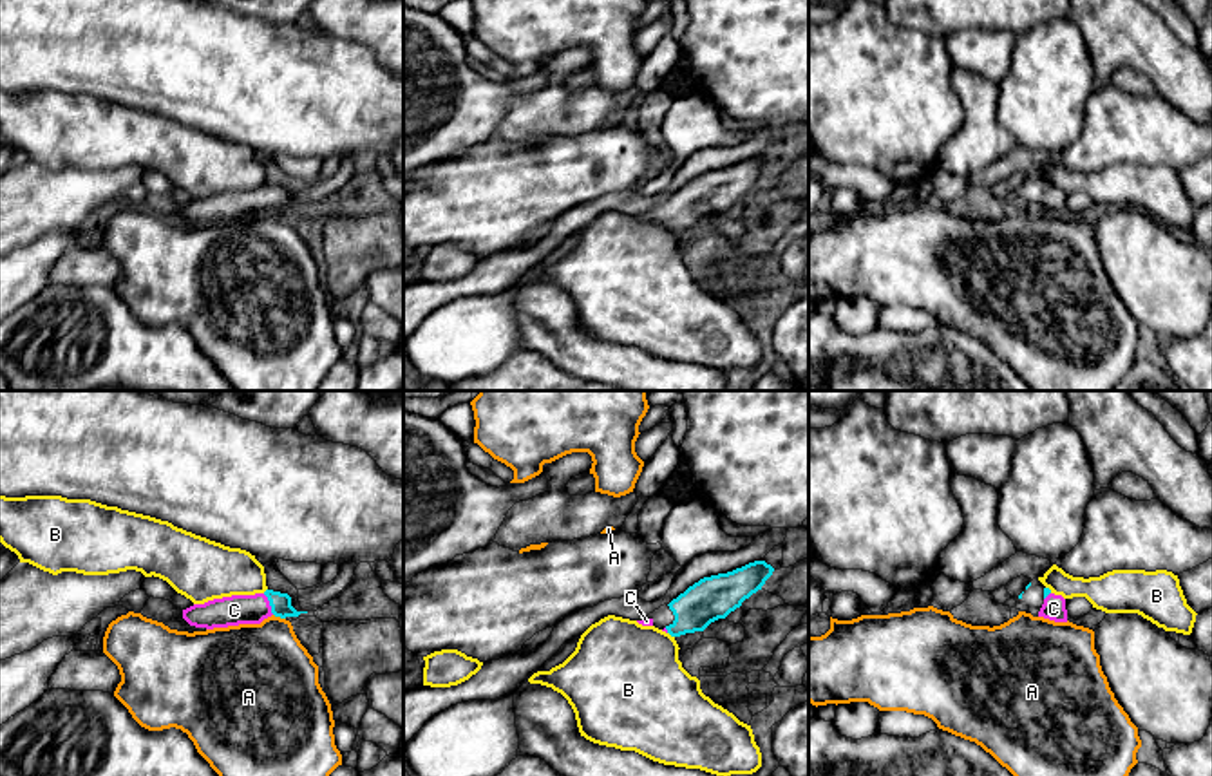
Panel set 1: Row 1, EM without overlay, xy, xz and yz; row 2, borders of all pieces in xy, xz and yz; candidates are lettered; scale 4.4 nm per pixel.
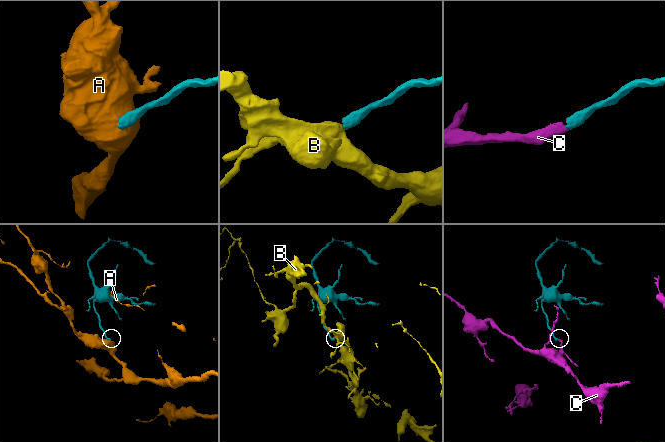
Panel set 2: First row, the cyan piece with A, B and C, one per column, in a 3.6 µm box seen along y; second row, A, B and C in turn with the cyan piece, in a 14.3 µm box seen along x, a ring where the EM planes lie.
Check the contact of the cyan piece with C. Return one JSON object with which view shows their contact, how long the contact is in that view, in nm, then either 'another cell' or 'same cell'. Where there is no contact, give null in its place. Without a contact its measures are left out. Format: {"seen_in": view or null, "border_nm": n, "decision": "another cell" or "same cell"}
{"seen_in": "xy", "border_nm": 110, "decision": "same cell"}

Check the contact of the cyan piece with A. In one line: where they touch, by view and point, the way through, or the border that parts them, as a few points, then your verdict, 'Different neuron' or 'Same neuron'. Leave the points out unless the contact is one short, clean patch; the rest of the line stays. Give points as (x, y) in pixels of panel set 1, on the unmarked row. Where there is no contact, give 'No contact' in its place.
Touches cyan at xy (279, 210). Boundary: xy (274, 208), (284, 214). Different neuron

